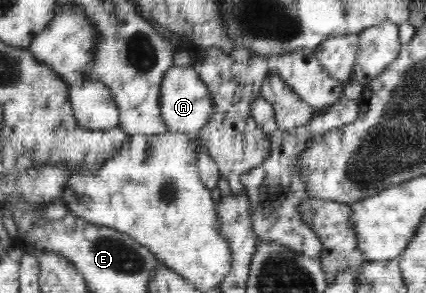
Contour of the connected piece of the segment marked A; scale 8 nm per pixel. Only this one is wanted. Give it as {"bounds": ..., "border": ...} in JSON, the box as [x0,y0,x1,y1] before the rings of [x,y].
{"bounds":[159,66,215,135],"border":[[[194,66],[170,67],[161,83],[159,108],[161,108],[161,118],[167,124],[169,131],[188,135],[196,134],[211,119],[215,109],[215,104],[209,96],[208,86],[199,77],[198,69]]]}

